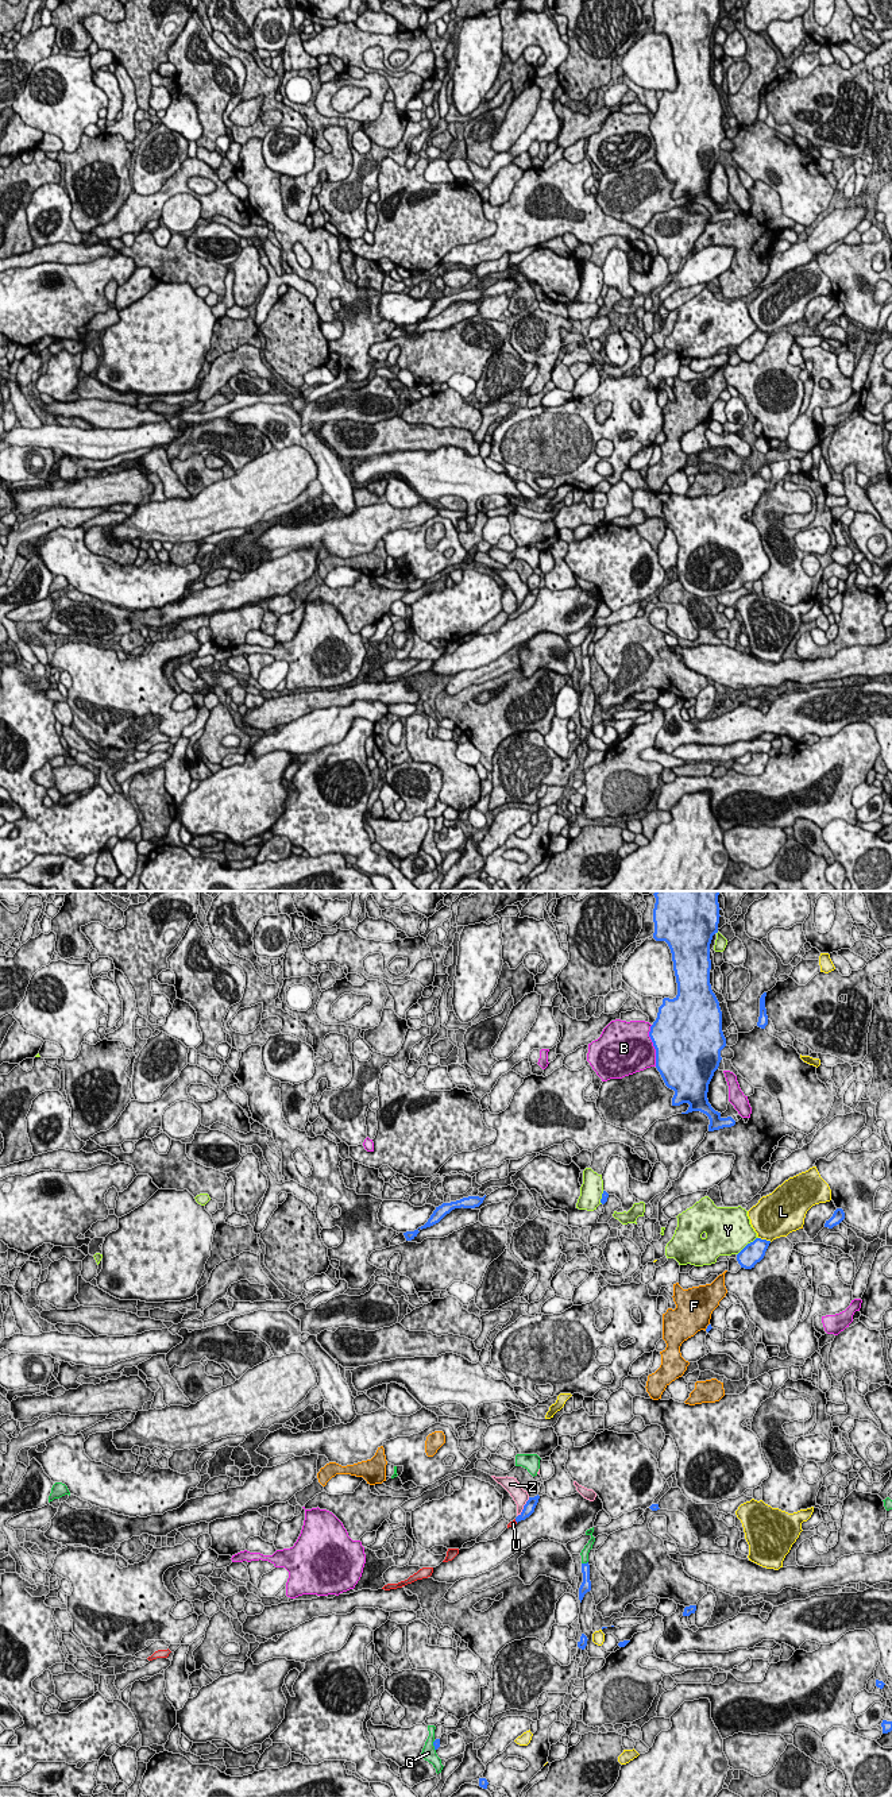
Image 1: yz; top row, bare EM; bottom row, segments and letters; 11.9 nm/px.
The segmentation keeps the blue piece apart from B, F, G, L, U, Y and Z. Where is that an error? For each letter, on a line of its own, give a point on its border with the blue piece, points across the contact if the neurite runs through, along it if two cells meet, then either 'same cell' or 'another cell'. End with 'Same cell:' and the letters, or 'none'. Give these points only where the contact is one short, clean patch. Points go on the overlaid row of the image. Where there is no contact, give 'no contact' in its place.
B: meets blue in yz at (653, 1045); another cell
F: meets blue in yz at (707, 1327); another cell
G: meets blue in yz at (584, 1564); another cell
L: meets blue in yz at (765, 1240); another cell
U: meets blue in yz at (516, 1520); runs through yz (529, 1507), (516, 1520), (513, 1523); same cell
Y: meets blue in yz at (746, 1245); another cell
Z: meets blue in yz at (524, 1507); border along yz (529, 1497), (517, 1516); another cell
Same cell: U

